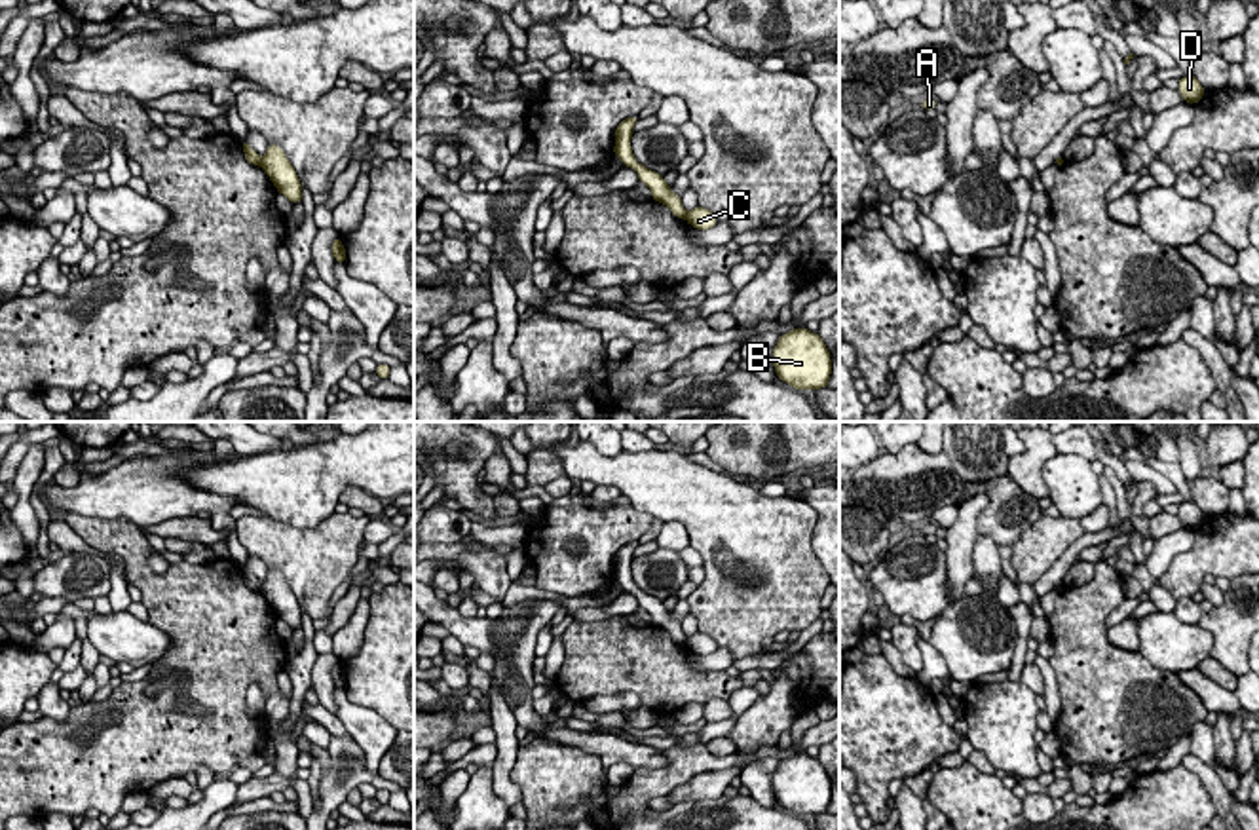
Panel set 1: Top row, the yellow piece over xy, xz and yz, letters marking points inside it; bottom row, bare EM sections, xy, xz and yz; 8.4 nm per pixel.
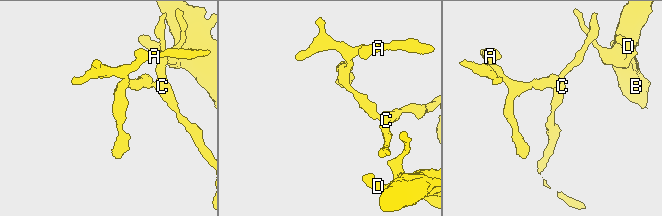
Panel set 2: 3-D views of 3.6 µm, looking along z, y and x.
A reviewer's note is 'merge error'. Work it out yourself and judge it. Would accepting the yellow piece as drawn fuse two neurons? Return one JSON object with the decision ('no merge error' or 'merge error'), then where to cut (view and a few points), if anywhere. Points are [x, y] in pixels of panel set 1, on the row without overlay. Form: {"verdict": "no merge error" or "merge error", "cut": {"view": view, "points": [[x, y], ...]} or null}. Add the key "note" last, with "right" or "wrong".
{"verdict": "merge error", "cut": {"view": "xy", "points": [[263, 584], [259, 589]]}, "note": "right"}

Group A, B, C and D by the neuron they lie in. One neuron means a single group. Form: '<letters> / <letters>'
A / B C D

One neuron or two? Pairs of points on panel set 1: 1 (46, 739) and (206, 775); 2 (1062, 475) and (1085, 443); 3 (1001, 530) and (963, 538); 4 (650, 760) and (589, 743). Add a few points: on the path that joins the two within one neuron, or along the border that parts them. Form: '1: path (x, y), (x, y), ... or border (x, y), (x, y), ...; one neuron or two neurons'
1: border (196, 768), (207, 766), (215, 773); two neurons
2: border (1058, 452), (1075, 452), (1089, 462); two neurons
3: border (986, 492), (988, 506), (977, 519), (977, 532); two neurons
4: path (635, 754), (604, 745); one neuron

